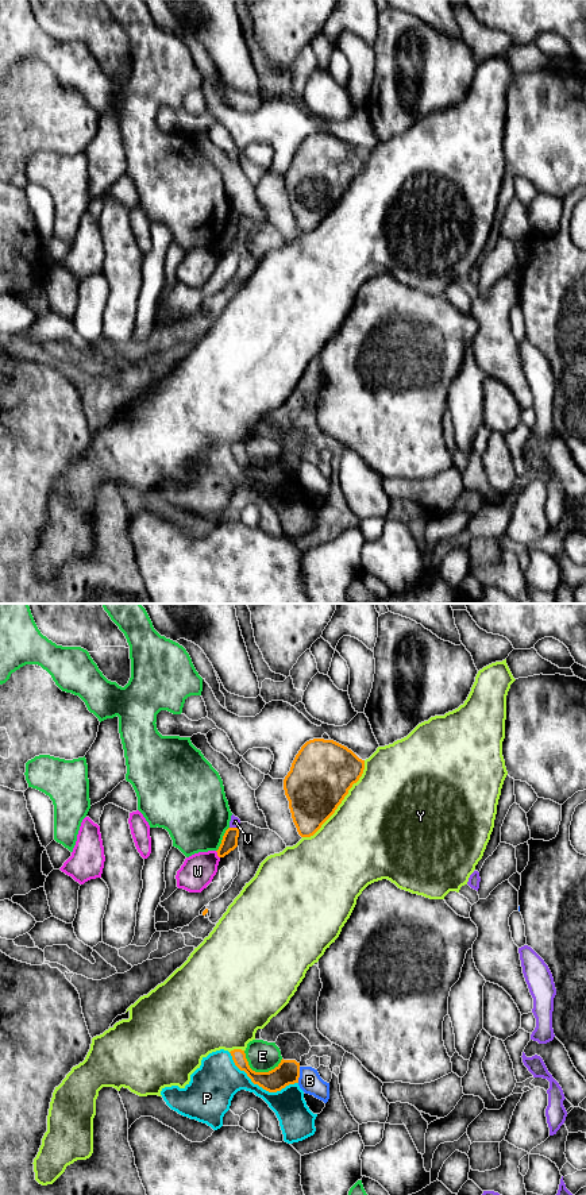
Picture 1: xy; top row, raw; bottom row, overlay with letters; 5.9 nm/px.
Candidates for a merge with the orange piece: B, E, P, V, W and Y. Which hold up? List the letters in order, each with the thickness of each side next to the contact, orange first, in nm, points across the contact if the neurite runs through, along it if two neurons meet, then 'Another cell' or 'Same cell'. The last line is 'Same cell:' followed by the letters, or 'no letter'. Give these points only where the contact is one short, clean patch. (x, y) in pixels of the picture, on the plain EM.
B: Thickness 140 nm (orange) against 140 nm. Another cell
E: Thickness 140 nm (orange) against 190 nm. Another cell
P: Thickness 140 nm (orange) against 260 nm. Another cell
V: Thickness 100 nm (orange) against 60 nm. Boundary: xy (238, 220), (230, 223). Another cell
W: Thickness 100 nm (orange) against 200 nm. Boundary: xy (215, 246), (219, 253). Another cell
Y: Thickness 380 nm (orange) against 500 nm. Another cell
Same cell: no letter

